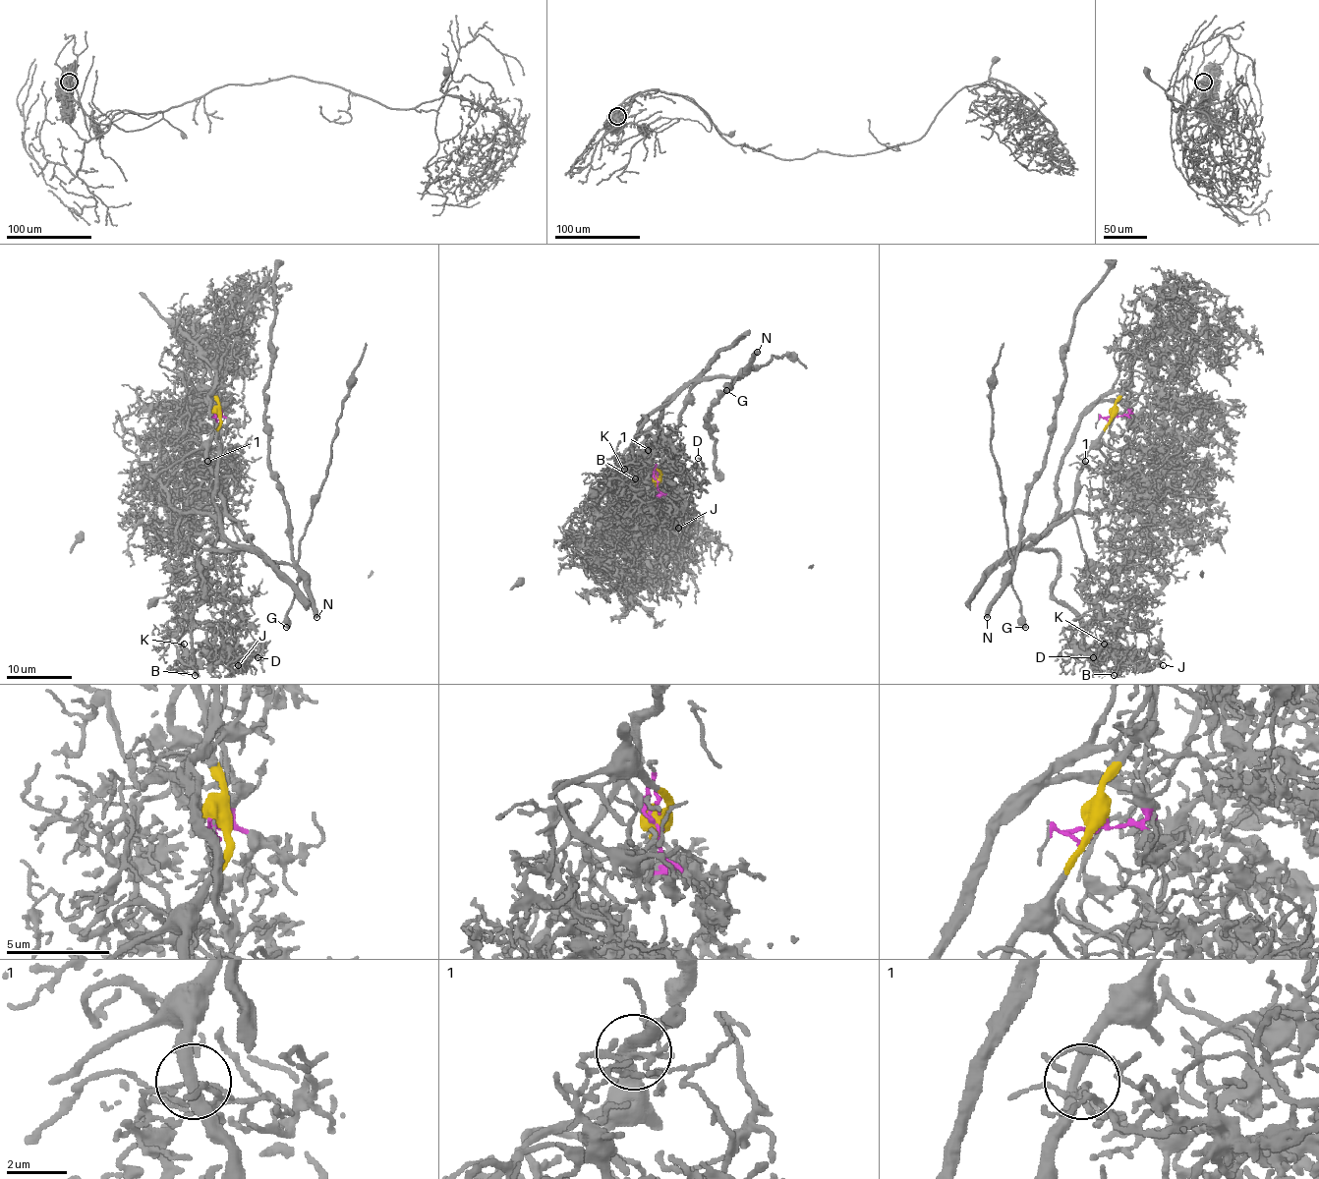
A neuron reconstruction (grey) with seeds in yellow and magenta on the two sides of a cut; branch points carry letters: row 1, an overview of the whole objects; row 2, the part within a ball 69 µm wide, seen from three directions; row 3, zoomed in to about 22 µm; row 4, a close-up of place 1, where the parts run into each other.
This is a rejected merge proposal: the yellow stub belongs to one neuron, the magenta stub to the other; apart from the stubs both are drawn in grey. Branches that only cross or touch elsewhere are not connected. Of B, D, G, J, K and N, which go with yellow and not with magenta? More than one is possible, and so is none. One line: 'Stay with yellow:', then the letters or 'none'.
Stay with yellow: G, N

